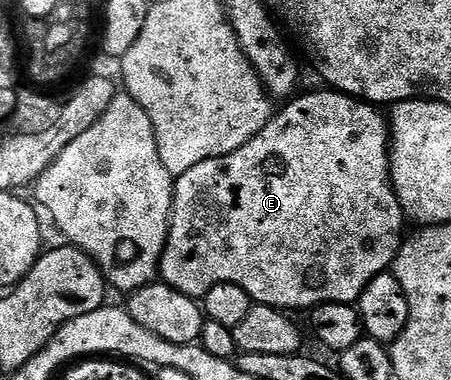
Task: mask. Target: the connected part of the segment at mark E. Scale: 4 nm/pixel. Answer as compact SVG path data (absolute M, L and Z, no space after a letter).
M323 89L324 91L316 91L313 95L301 94L299 97L293 98L287 104L288 107L284 112L273 114L272 118L268 120L264 130L258 132L252 140L246 145L242 145L234 153L223 155L220 159L211 159L197 167L191 167L186 174L179 176L175 180L174 190L172 193L172 221L168 229L168 243L164 247L164 255L160 258L160 270L158 272L159 278L163 280L167 286L171 287L173 291L178 291L182 295L189 297L203 297L208 294L210 289L214 289L223 283L230 285L238 285L241 289L251 297L253 304L261 307L273 307L277 311L283 313L293 313L292 311L304 311L315 309L324 306L325 303L346 303L349 305L355 304L361 293L366 289L366 285L370 285L370 281L374 281L374 277L385 274L395 264L396 255L399 253L402 246L402 238L400 234L404 231L404 223L406 224L406 216L404 211L400 208L400 203L396 200L396 191L392 187L390 172L388 170L388 153L390 150L390 127L384 119L379 115L375 106L369 105L361 100L354 99L350 95L342 95L339 91L331 89Z

